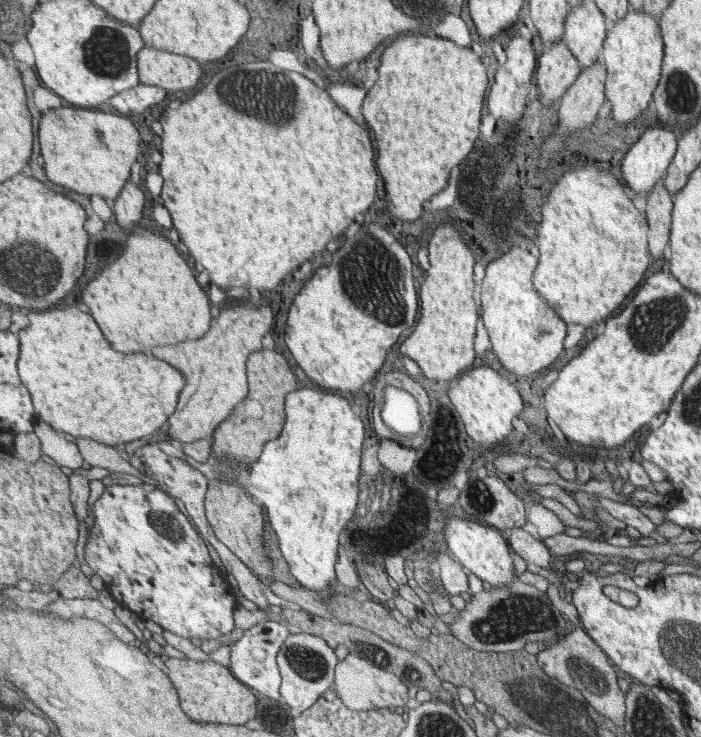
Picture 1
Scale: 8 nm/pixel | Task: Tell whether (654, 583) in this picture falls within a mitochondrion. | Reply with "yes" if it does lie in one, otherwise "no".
no

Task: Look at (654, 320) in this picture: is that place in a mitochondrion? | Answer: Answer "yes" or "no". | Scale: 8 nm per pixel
yes

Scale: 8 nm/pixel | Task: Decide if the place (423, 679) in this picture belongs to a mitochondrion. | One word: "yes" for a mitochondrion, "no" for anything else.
no

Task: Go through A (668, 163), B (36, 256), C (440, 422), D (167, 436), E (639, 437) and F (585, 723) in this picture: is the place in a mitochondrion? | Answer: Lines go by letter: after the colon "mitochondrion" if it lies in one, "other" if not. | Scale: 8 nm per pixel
A: other
B: mitochondrion
C: other
D: other
E: other
F: mitochondrion

